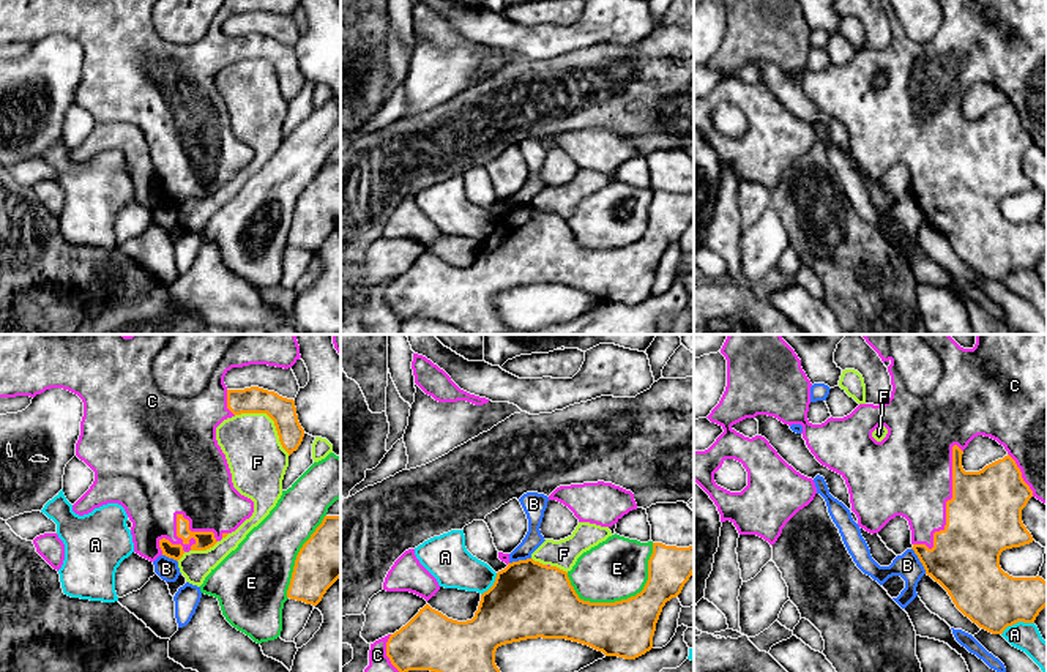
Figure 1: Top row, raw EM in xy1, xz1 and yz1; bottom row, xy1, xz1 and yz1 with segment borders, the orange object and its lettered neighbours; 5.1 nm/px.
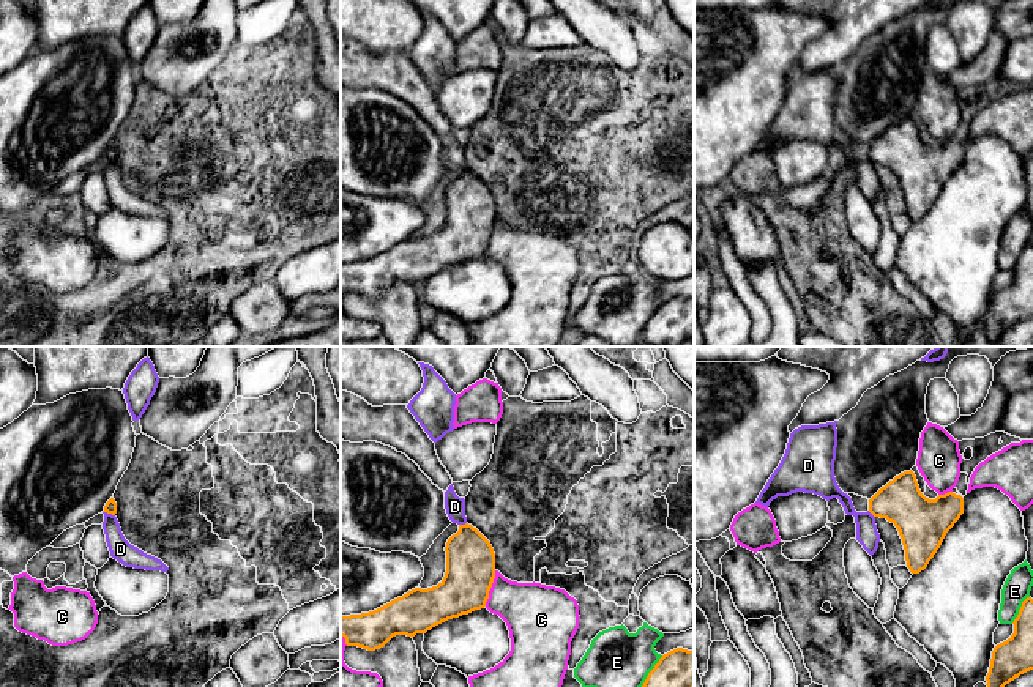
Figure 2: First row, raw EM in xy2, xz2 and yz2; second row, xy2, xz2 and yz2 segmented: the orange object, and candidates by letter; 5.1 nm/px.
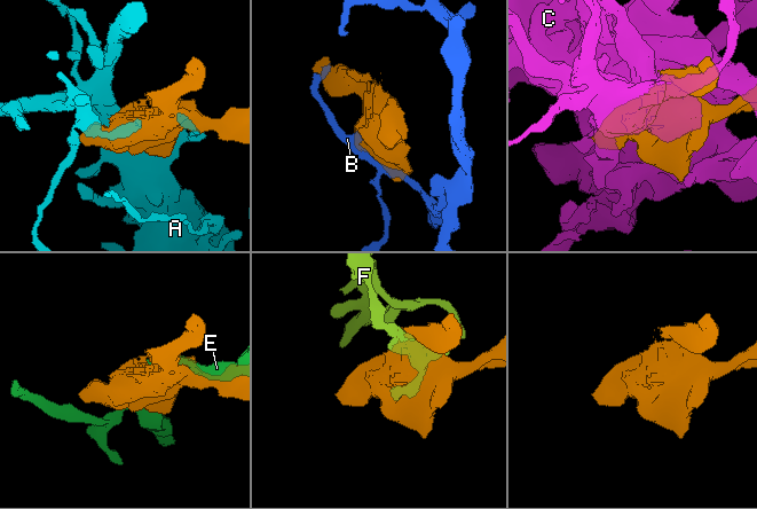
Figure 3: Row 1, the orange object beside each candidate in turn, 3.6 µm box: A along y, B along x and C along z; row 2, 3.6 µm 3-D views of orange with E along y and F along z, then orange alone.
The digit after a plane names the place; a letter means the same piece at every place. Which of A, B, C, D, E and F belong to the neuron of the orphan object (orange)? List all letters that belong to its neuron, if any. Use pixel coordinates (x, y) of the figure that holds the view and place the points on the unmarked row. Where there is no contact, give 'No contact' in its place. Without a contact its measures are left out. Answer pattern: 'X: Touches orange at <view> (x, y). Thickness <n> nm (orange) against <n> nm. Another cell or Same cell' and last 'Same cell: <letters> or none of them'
A: Touches orange at yz1 (1016, 268). Thickness 300 nm (orange) against 140 nm. Another cell
B: Touches orange at yz1 (920, 207). Thickness 360 nm (orange) against 130 nm. Another cell
C: Touches orange at xy1 (177, 164). Thickness 100 nm (orange) against 460 nm. Same cell
D: Touches orange at xy2 (109, 159). Thickness 60 nm (orange) against 110 nm. Another cell
E: Touches orange at xz1 (628, 245). Thickness 300 nm (orange) against 320 nm. Another cell
F: Touches orange at xy1 (271, 65). Thickness 140 nm (orange) against 300 nm. Another cell
Same cell: C

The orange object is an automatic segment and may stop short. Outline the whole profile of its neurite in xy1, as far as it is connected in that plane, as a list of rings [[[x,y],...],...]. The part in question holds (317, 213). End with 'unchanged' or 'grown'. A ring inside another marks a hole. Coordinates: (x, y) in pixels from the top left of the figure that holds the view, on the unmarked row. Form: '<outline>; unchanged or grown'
[[[341,161],[325,162],[300,196],[287,245],[317,252],[341,224]]]; unchanged

